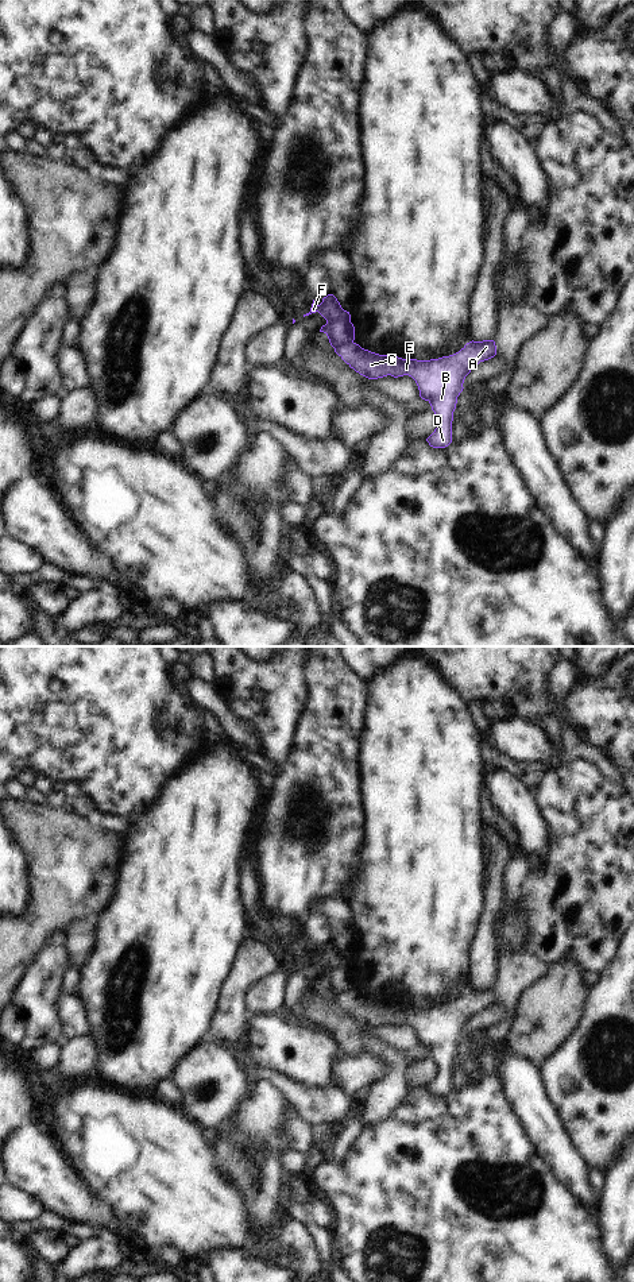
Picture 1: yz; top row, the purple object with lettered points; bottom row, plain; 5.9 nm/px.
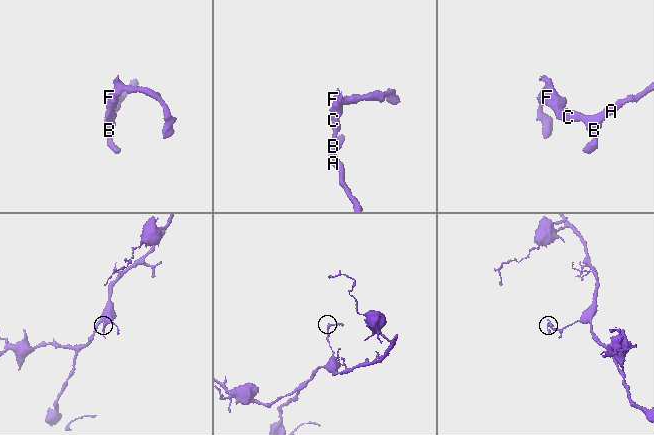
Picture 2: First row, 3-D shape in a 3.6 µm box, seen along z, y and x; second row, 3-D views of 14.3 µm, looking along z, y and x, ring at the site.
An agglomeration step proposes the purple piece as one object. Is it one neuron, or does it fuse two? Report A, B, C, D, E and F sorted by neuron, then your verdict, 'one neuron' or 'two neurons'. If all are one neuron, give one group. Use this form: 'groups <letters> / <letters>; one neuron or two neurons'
groups A B C D E / F; two neurons

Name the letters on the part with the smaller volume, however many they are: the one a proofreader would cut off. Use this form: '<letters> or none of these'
F

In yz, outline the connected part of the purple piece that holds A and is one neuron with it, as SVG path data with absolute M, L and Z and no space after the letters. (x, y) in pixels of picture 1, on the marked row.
M494 340L469 341L459 352L430 360L402 359L362 348L356 343L335 348L335 352L356 372L378 379L409 375L438 418L434 432L426 439L433 448L445 448L452 443L452 421L457 397L463 391L465 377L480 362L496 355Z

